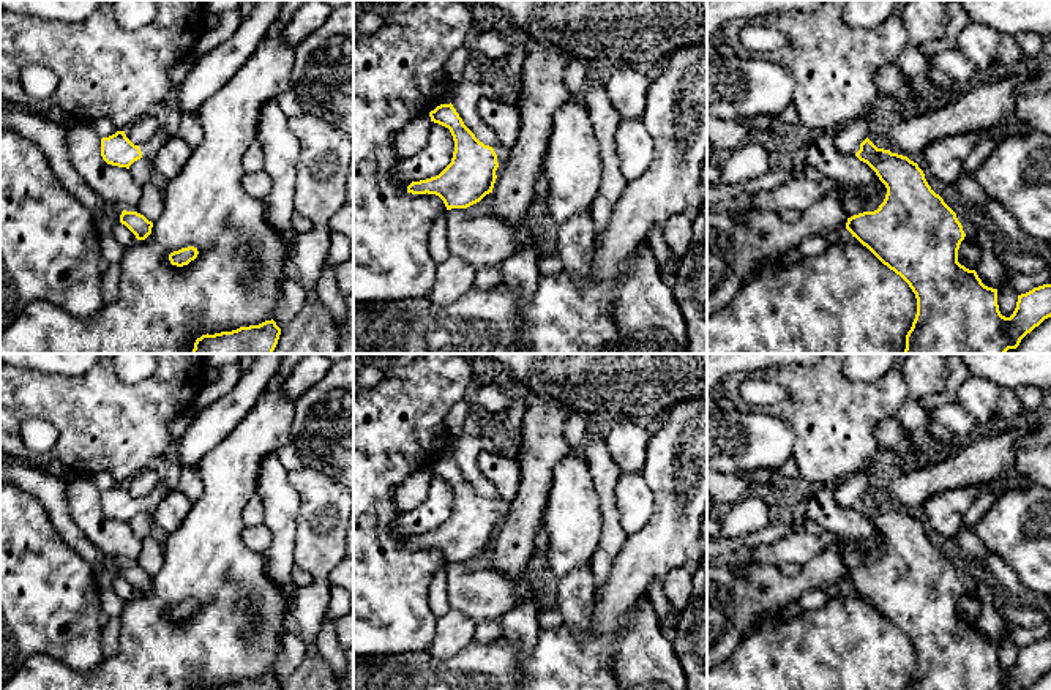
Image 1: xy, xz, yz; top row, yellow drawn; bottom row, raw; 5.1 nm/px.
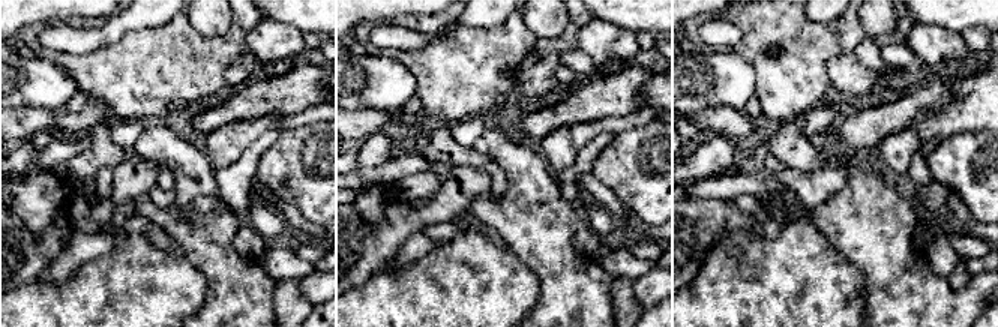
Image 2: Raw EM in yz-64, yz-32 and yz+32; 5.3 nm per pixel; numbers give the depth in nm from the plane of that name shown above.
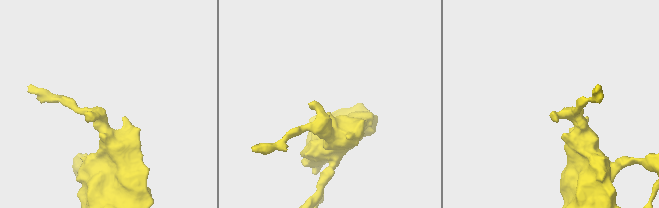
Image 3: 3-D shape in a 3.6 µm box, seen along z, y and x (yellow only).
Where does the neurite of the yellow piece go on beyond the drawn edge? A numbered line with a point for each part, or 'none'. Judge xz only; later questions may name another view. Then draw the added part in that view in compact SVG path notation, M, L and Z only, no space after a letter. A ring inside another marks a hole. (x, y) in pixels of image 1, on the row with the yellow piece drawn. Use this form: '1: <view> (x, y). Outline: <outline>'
1: xz (504, 153). Outline: M496 145L492 148L497 155L499 166L503 166L511 158L511 147Z

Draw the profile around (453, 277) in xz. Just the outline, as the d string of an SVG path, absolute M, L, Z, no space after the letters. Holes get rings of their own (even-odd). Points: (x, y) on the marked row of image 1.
M450 256L436 265L436 284L428 297L437 305L450 305L473 287L475 278L477 270L469 262Z

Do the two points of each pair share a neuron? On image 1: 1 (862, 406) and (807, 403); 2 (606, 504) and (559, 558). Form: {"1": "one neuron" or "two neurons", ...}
{"1": "one neuron", "2": "two neurons"}

